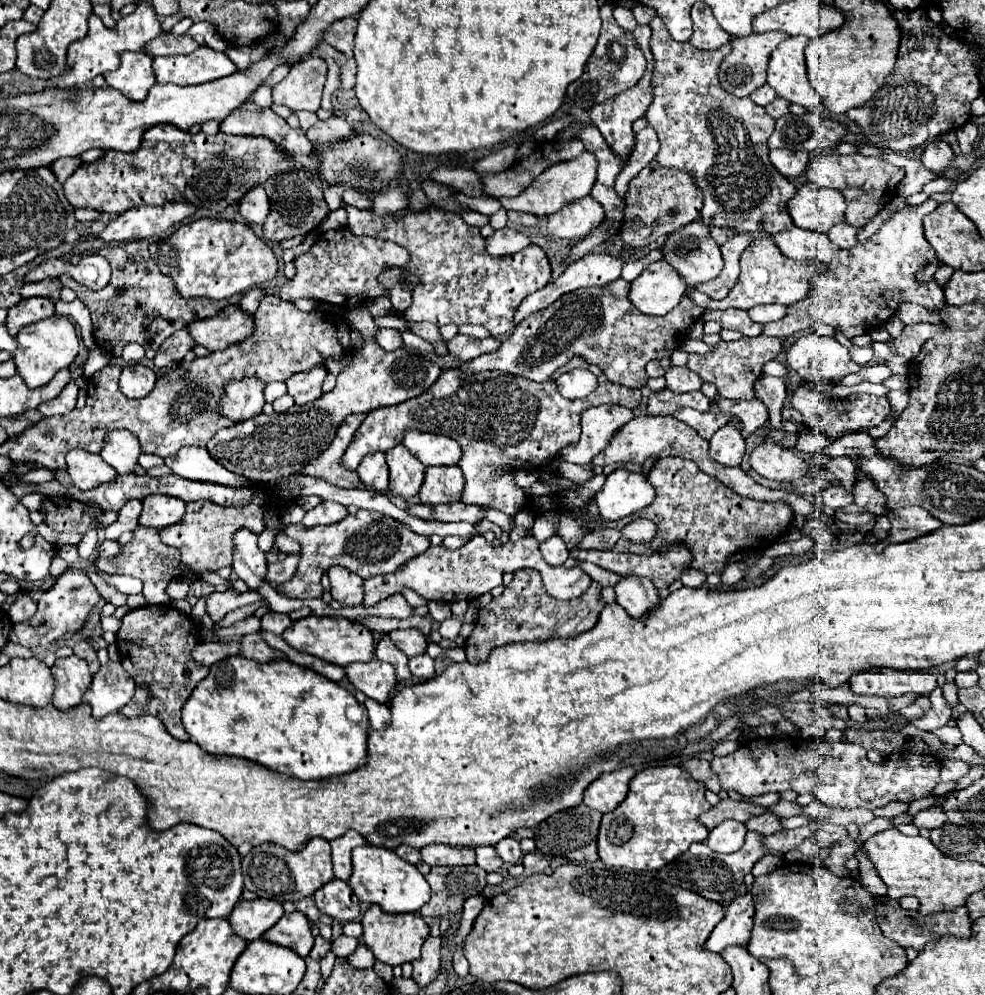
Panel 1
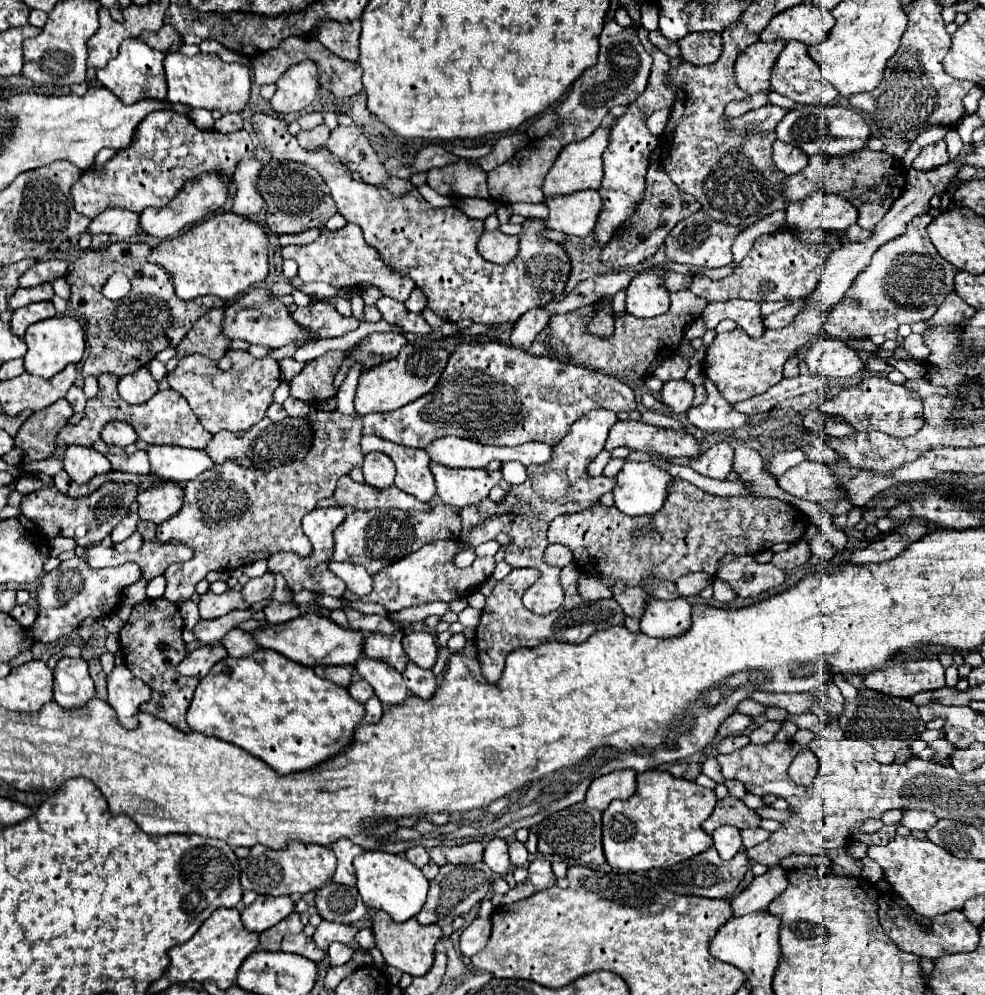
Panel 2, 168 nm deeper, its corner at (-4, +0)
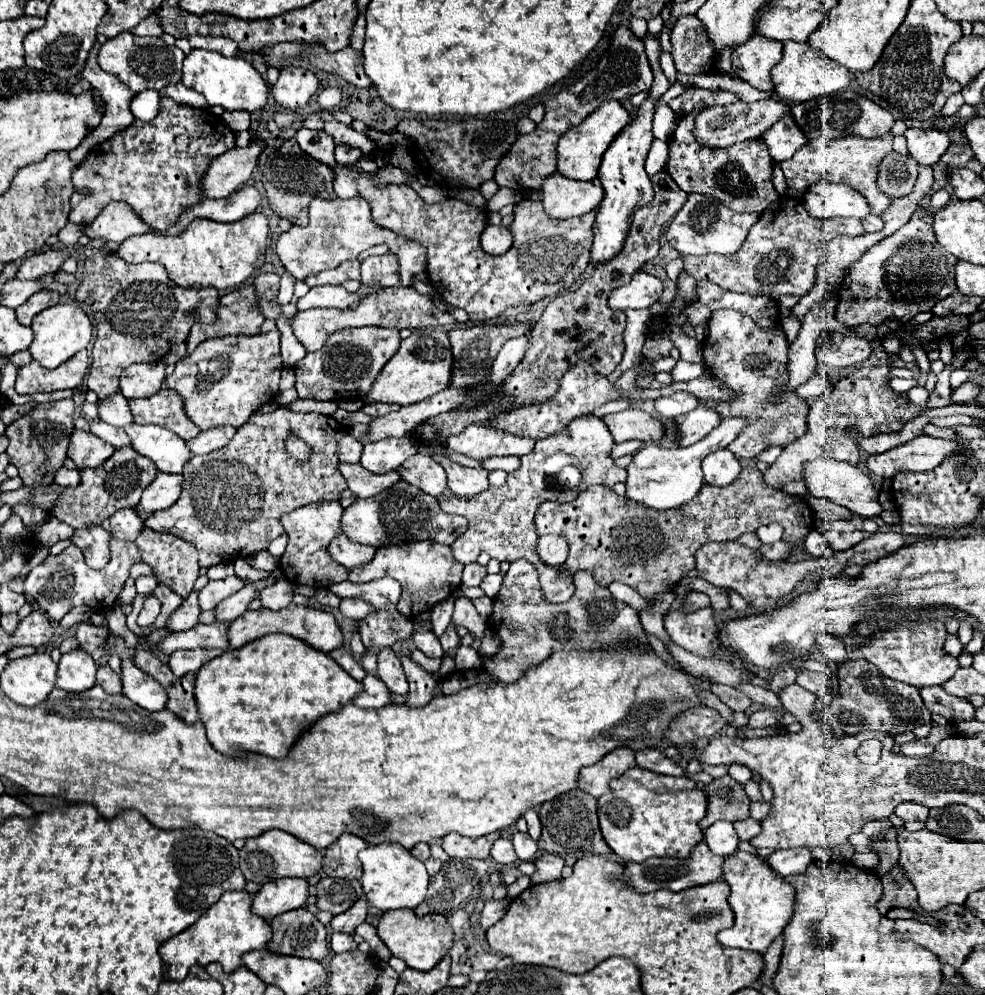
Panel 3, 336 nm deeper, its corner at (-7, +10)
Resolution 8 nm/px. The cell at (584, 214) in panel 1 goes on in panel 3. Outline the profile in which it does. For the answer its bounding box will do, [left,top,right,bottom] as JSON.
[542,172,604,218]

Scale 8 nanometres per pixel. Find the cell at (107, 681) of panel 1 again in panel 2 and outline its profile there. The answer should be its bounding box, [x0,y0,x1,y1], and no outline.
[107,664,149,726]

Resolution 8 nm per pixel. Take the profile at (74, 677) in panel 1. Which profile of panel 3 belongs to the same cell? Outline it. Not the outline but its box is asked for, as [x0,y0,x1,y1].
[56,650,96,692]

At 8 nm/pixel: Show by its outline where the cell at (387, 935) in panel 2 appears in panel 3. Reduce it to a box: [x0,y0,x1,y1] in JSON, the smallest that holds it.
[376,910,454,972]

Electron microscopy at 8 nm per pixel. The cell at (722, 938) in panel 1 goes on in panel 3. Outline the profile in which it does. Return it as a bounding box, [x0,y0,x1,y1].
[766,848,812,876]

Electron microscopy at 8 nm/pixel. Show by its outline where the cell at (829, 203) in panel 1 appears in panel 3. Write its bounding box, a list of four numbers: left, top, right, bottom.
[804,182,870,220]

